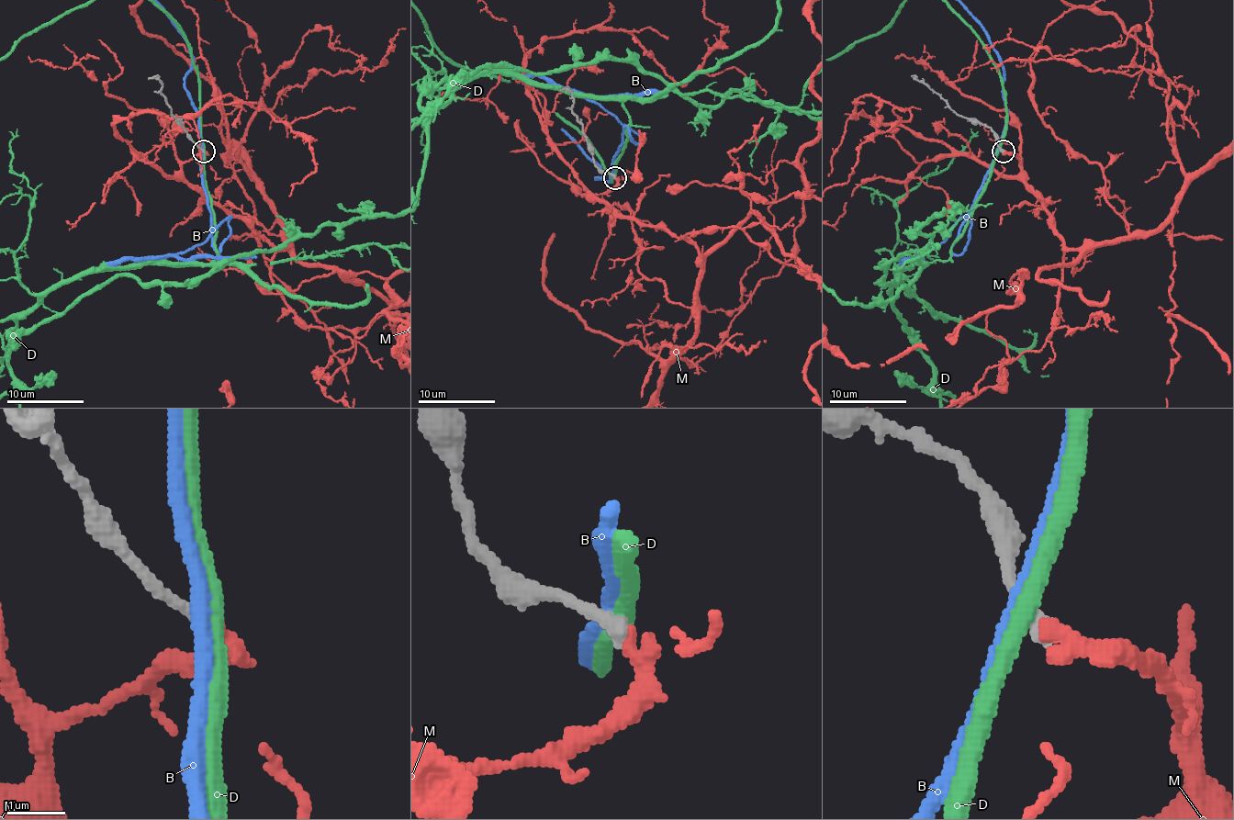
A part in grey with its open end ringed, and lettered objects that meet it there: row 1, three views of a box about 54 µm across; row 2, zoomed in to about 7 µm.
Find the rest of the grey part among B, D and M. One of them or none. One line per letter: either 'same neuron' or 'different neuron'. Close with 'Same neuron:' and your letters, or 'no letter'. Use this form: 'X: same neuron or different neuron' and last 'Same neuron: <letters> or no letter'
B: different neuron
D: different neuron
M: same neuron
Same neuron: M

